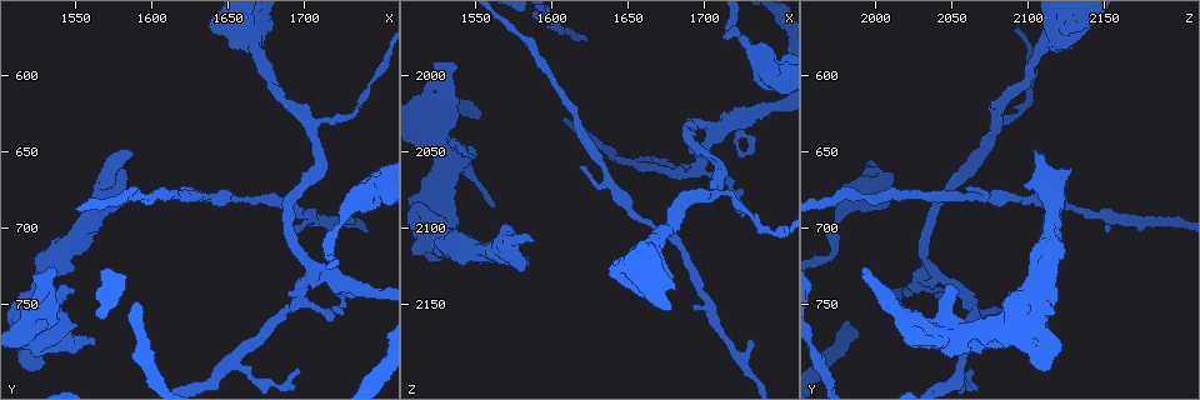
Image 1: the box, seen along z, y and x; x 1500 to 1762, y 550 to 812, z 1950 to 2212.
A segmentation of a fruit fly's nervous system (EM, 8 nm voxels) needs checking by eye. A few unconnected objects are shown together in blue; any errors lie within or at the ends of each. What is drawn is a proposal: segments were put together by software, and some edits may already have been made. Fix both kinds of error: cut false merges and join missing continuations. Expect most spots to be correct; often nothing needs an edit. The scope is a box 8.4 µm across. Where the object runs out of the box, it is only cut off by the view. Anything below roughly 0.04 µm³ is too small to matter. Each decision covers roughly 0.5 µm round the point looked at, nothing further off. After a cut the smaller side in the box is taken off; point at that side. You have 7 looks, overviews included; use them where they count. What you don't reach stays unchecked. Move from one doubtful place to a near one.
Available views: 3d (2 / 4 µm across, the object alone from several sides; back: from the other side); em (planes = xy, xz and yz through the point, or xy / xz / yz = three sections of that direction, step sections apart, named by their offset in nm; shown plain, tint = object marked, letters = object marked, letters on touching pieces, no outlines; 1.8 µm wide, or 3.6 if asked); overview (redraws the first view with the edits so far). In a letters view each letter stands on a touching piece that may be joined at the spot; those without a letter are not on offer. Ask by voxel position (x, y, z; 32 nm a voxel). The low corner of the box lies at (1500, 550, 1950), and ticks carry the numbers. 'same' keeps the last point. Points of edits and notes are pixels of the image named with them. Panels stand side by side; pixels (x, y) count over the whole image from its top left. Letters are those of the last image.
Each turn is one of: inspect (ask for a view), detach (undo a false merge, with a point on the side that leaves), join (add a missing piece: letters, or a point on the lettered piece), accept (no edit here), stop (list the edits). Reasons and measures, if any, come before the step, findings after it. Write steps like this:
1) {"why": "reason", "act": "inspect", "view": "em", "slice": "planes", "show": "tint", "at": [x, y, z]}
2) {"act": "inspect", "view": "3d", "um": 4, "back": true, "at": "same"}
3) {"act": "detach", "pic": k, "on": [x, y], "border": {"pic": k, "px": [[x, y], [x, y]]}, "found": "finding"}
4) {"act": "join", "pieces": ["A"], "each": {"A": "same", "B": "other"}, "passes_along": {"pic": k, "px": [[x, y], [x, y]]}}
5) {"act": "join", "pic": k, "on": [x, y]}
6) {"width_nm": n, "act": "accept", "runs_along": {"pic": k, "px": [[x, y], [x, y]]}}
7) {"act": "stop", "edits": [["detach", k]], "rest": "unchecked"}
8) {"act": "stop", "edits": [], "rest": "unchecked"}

{"why": "sharp bend", "act": "inspect", "view": "em", "slice": "planes", "show": "letters", "at": [1724, 694, 1974]}

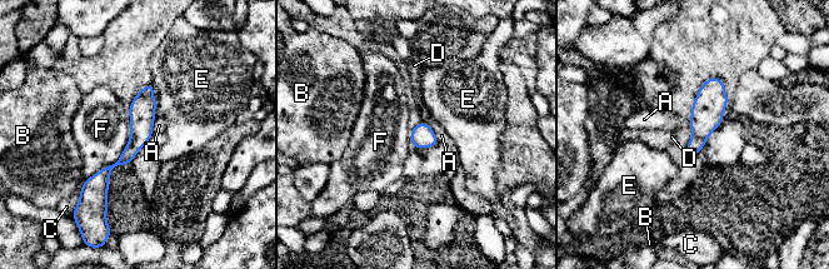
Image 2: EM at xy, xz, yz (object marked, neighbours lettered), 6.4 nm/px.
{"act": "accept", "each": {"A": "other", "B": "other", "C": "other", "D": "other", "E": "other", "F": "other"}, "runs_along": {"pic": 2, "px": [[149, 88], [140, 135], [100, 179], [98, 194]]}, "found": "one neuron here"}

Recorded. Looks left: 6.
{"why": "branch point", "act": "inspect", "view": "3d", "um": 4, "at": [1708, 728, 2038]}

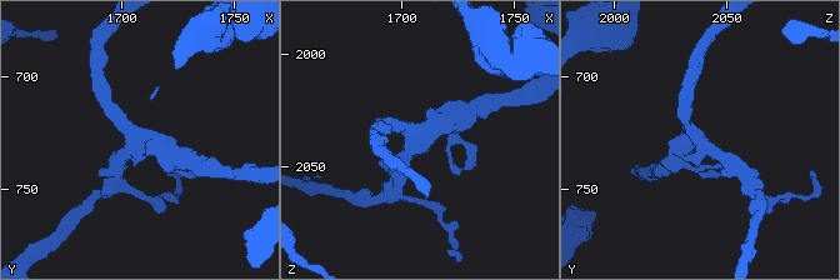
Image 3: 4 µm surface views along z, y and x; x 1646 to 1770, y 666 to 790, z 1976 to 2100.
{"arms": 3, "arm_widths_nm": [170, 220, 240], "act": "inspect", "view": "em", "slice": "planes", "show": "letters", "at": [1708, 727, 2038]}

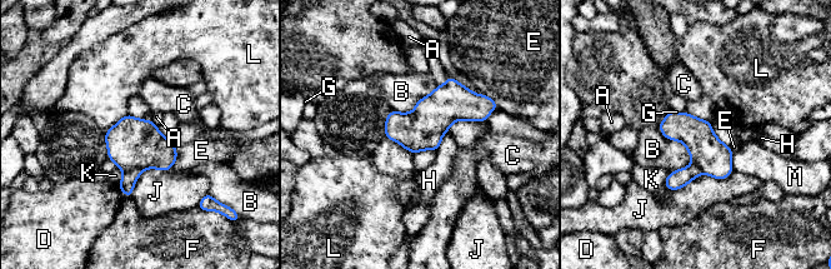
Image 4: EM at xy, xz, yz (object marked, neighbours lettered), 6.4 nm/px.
{"act": "accept", "each": {"A": "other", "B": "other", "C": "other", "D": "other", "E": "other", "F": "other", "G": "other", "H": "other", "J": "other", "K": "other", "L": "other", "M": "other"}, "found": "continuous, no second neuron"}

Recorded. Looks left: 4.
{"why": "three-way junction", "act": "inspect", "view": "em", "um": 3.6, "slice": "planes", "show": "letters", "at": [1530, 766, 2064]}

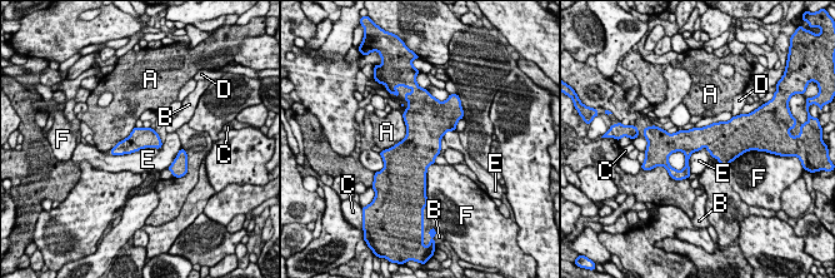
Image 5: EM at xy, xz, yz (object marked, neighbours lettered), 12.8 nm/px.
{"width_nm": 280, "longest_contact_nm": ["E", 700], "act": "accept", "each": {"A": "other", "B": "other", "C": "other", "D": "other", "E": "other", "F": "other"}, "found": "all the same neuron"}

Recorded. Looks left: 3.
{"act": "stop", "edits": [], "rest": "unchecked"}

